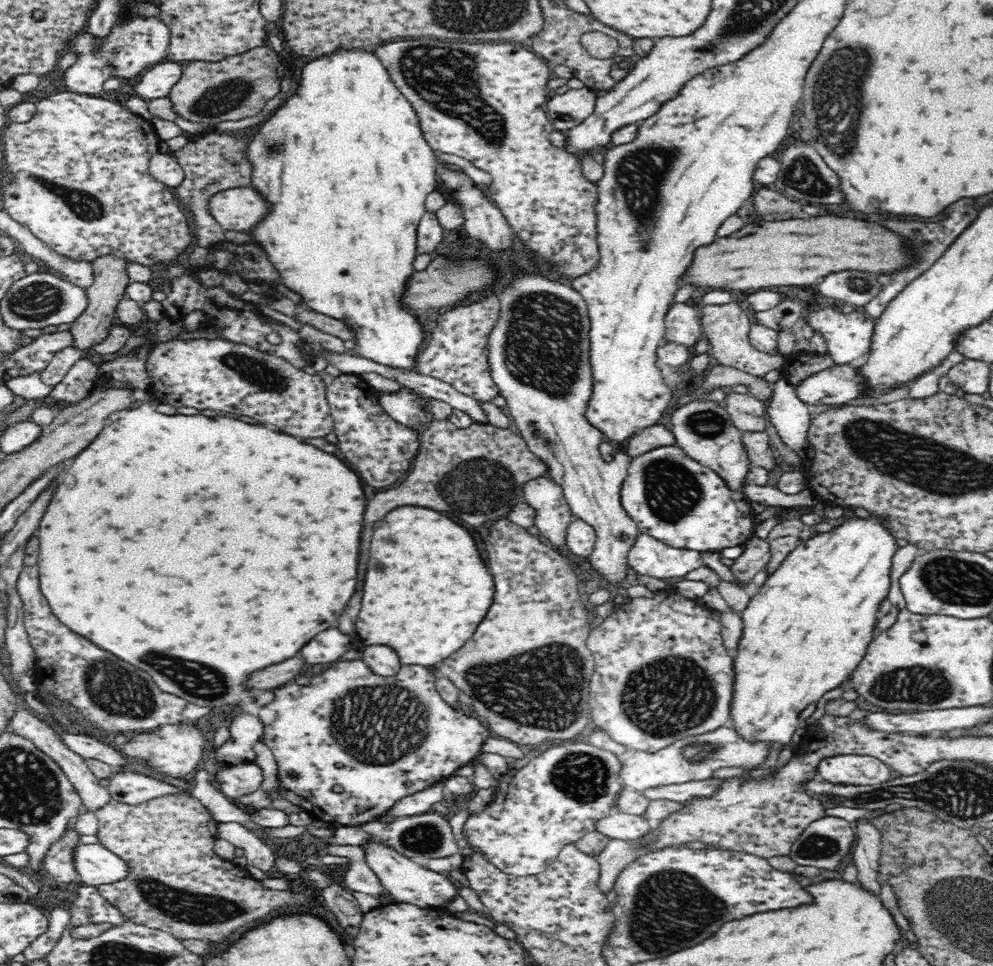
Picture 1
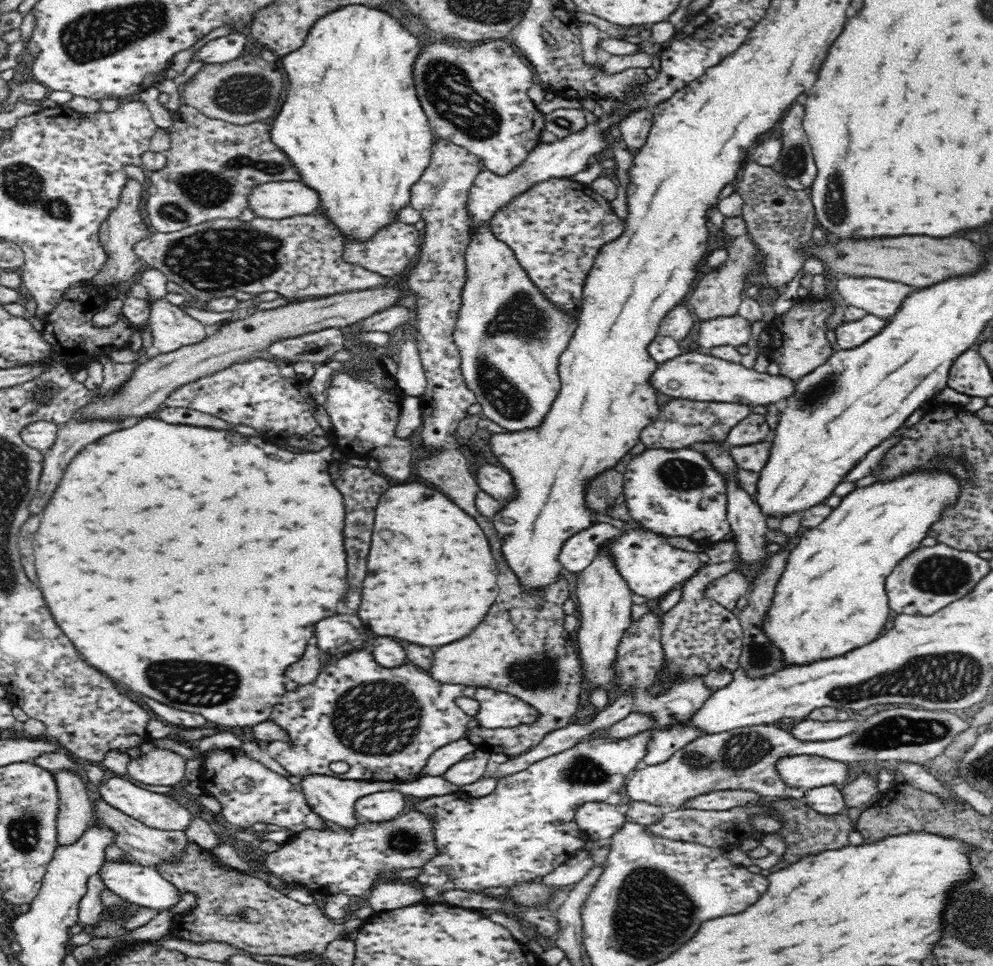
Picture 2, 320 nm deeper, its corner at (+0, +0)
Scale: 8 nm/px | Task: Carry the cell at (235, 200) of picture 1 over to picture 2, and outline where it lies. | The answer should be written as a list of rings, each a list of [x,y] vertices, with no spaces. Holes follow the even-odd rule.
[[[299,181],[268,182],[250,191],[245,208],[252,210],[255,218],[273,221],[315,214],[318,203],[315,191]]]

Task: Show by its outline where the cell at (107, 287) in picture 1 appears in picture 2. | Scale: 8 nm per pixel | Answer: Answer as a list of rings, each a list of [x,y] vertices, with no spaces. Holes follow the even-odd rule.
[[[131,179],[131,182],[122,190],[121,201],[118,202],[117,208],[110,213],[106,222],[102,222],[99,229],[99,243],[104,249],[106,260],[102,263],[102,268],[90,280],[89,284],[96,289],[103,286],[118,286],[124,284],[128,280],[134,278],[134,274],[138,274],[142,270],[142,259],[134,252],[134,248],[138,242],[146,240],[152,236],[148,224],[144,222],[144,214],[140,208],[142,202],[142,194],[145,193],[140,183]]]

